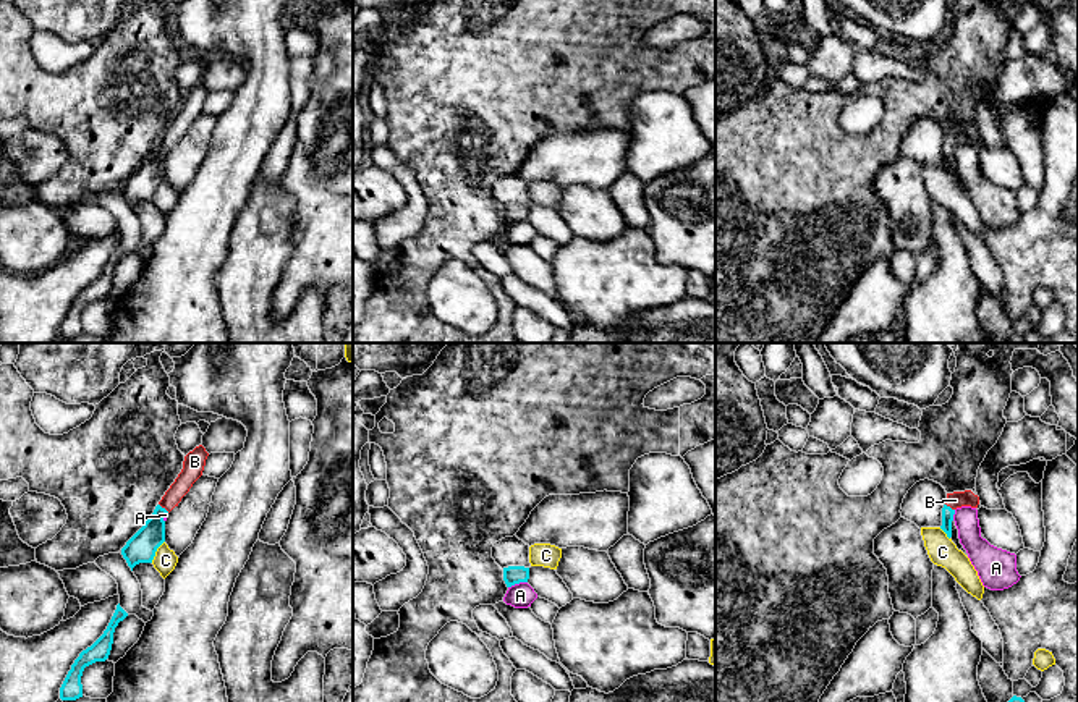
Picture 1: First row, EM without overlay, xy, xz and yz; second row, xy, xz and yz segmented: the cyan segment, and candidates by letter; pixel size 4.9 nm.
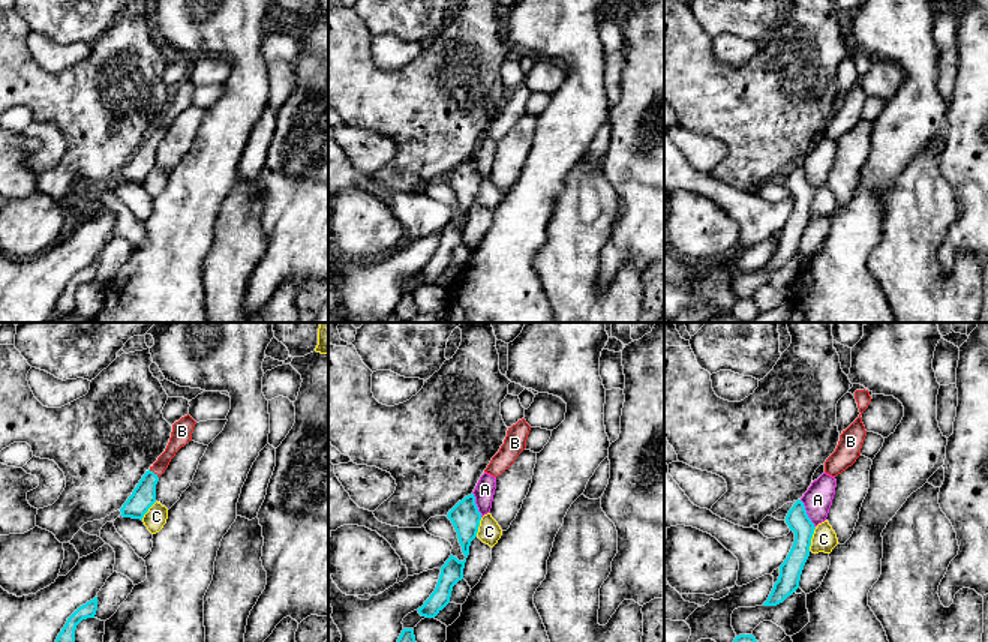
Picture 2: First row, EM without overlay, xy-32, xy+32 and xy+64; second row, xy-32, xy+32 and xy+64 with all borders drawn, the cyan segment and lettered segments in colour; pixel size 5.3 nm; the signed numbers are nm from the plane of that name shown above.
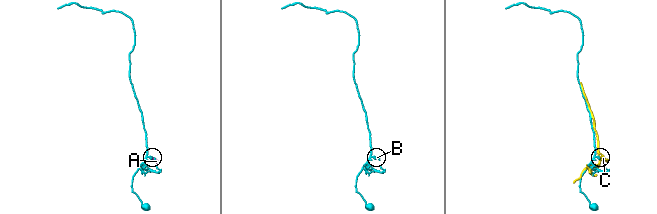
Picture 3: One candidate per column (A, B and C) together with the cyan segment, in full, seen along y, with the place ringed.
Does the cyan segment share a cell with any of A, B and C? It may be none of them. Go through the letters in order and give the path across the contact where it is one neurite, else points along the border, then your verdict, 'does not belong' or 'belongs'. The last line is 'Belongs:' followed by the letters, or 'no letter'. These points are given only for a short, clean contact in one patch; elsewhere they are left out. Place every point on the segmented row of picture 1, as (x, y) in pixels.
A: border along xz (526, 581), (509, 587); does not belong
B: runs through xy (141, 547), (164, 508), (193, 468); belongs
C: does not belong
Belongs: B

